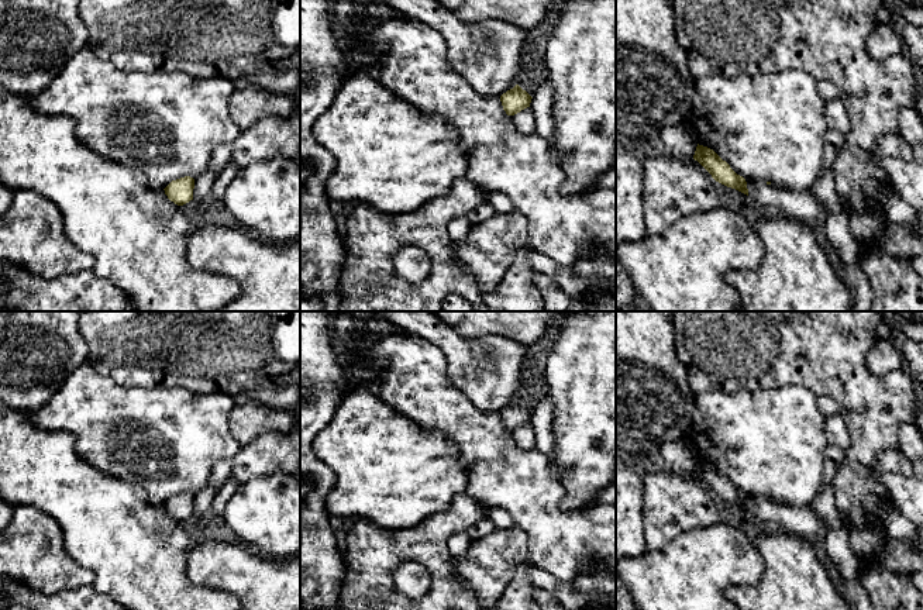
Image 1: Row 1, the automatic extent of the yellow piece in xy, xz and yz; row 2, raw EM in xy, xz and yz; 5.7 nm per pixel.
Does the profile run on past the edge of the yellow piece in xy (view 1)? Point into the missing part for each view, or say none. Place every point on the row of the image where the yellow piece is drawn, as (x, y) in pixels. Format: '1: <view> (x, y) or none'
1: none

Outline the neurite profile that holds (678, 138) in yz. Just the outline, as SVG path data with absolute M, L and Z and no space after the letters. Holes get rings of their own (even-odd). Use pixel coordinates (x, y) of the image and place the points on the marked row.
M688 121L665 127L659 131L662 142L675 156L690 159L695 155L698 141L692 134Z

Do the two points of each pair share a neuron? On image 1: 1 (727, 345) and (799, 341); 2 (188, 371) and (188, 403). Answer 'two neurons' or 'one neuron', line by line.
1: one neuron
2: two neurons

